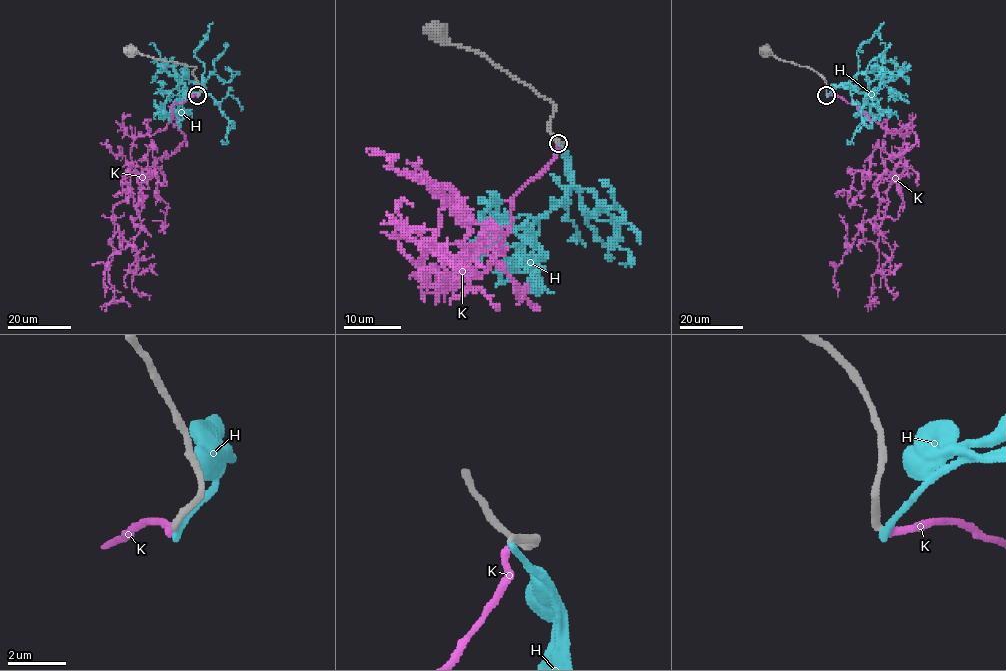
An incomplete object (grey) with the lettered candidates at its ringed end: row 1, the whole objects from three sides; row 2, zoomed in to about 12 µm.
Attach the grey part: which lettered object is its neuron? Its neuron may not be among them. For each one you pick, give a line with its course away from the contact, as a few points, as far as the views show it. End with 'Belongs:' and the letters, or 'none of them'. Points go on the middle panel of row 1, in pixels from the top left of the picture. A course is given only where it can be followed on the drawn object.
K: it runs (557, 143), (511, 199), (493, 260), (443, 283), (426, 267), (449, 271), (436, 237), (455, 204), (390, 163)
Belongs: K

